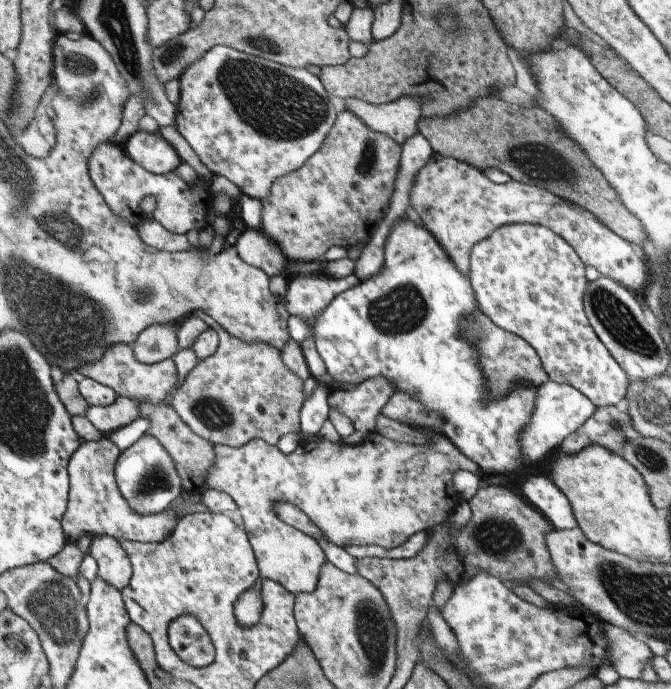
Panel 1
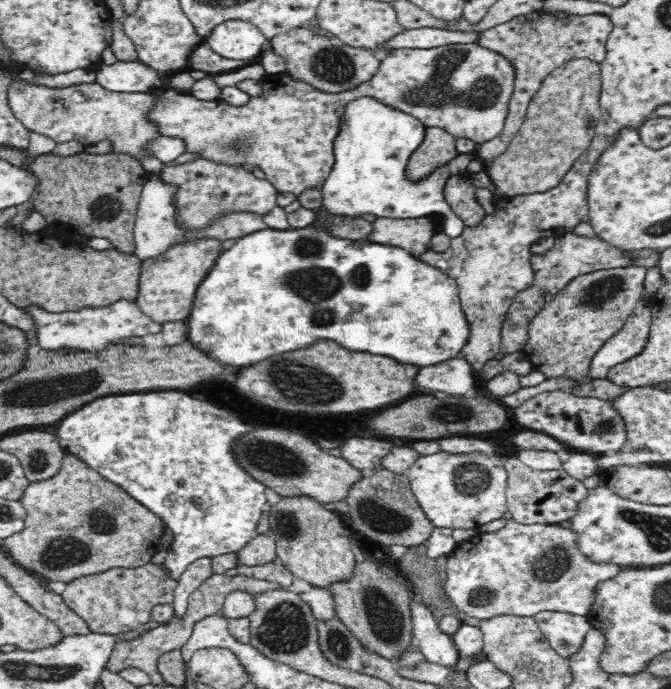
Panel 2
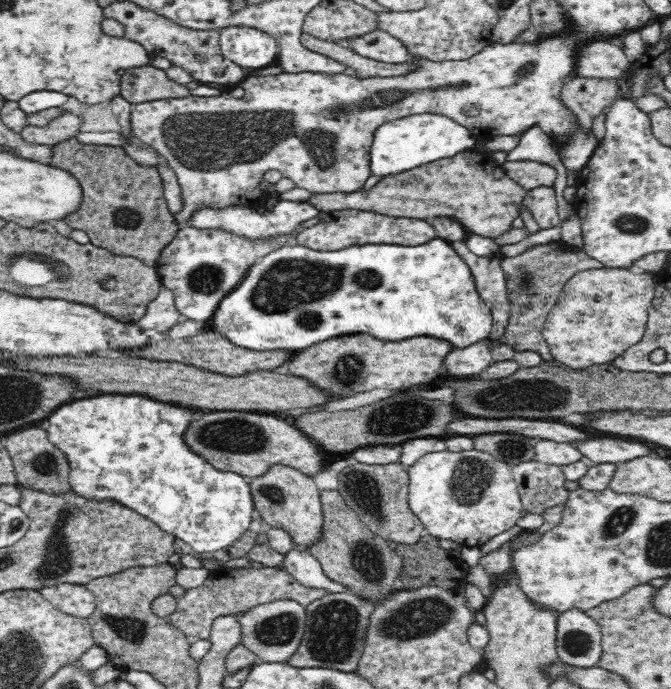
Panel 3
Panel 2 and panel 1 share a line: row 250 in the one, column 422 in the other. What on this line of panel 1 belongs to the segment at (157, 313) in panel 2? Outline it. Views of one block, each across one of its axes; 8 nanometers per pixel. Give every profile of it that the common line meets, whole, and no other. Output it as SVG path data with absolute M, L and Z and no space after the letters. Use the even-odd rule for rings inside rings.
M432 151L426 163L415 173L408 190L408 202L411 208L417 212L422 225L435 237L435 240L443 247L443 250L455 263L455 266L466 275L469 253L475 243L487 238L500 226L527 223L539 225L554 232L571 246L584 265L593 266L599 275L617 281L628 291L642 292L650 278L645 254L637 246L633 246L614 232L611 232L590 212L581 209L580 206L564 201L545 189L537 188L535 185L526 185L513 179L509 179L504 183L491 182L481 171L469 166L469 164L440 155L435 151Z

